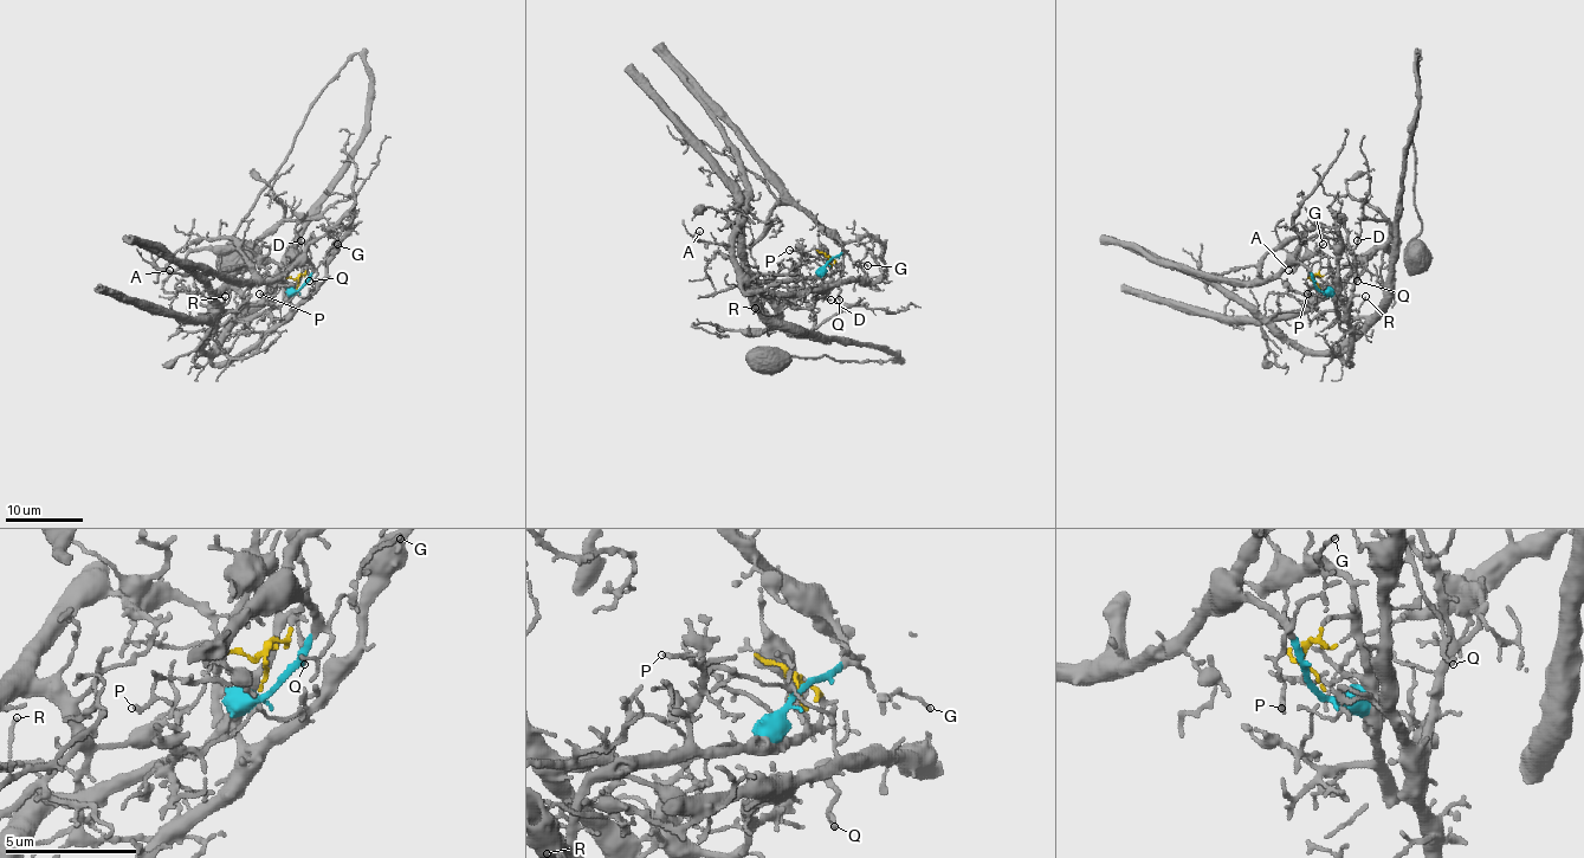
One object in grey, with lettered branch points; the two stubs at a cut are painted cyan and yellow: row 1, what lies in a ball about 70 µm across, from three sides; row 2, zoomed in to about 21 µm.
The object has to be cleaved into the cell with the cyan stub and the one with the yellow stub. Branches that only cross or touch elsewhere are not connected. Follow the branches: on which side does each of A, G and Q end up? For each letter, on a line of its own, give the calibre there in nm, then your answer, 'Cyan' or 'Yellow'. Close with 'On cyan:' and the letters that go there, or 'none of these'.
A: Thickness 280 nm. Cyan
G: Thickness 130 nm. Cyan
Q: Thickness 160 nm. Cyan
On cyan: A, G, Q

